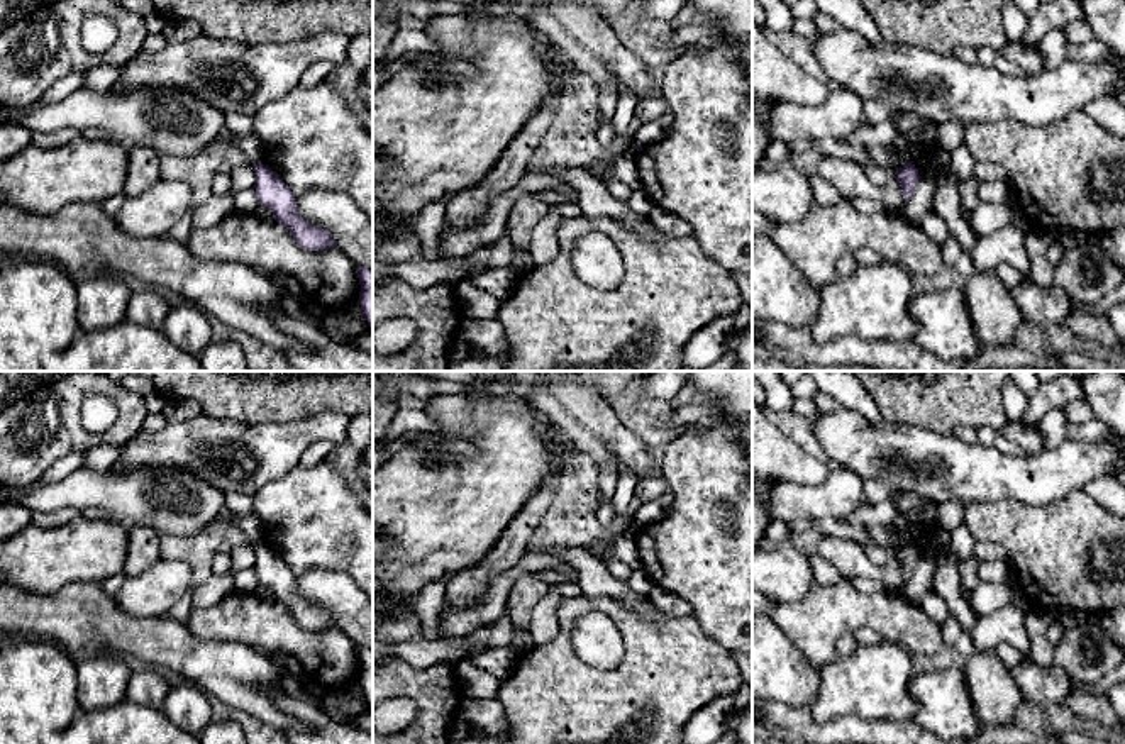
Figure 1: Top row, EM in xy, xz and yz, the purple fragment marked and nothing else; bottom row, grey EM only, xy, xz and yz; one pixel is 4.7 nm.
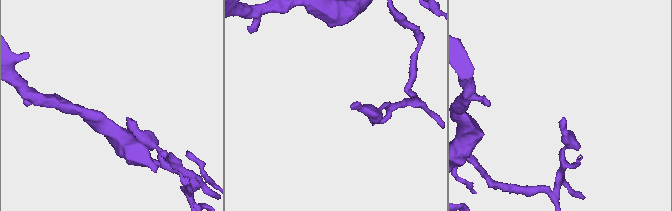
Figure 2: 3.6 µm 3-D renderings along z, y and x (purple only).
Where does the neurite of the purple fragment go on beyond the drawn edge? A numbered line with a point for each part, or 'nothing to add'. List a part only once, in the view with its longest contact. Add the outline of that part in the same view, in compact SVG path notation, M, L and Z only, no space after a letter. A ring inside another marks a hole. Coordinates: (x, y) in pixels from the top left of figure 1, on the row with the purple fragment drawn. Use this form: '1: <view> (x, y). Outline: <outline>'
nothing to add

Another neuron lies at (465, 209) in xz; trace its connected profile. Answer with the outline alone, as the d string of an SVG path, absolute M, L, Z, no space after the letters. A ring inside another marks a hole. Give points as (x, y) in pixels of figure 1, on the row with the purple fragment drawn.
M559 95L547 97L502 153L488 176L474 188L457 193L446 208L442 232L469 227L483 217L493 197L515 188L527 175L532 154L552 124Z

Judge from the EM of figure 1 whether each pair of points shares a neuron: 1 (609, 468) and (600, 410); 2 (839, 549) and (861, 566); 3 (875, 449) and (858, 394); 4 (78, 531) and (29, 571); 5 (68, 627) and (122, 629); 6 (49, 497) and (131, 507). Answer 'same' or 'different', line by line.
1: different
2: same
3: different
4: same
5: same
6: same

